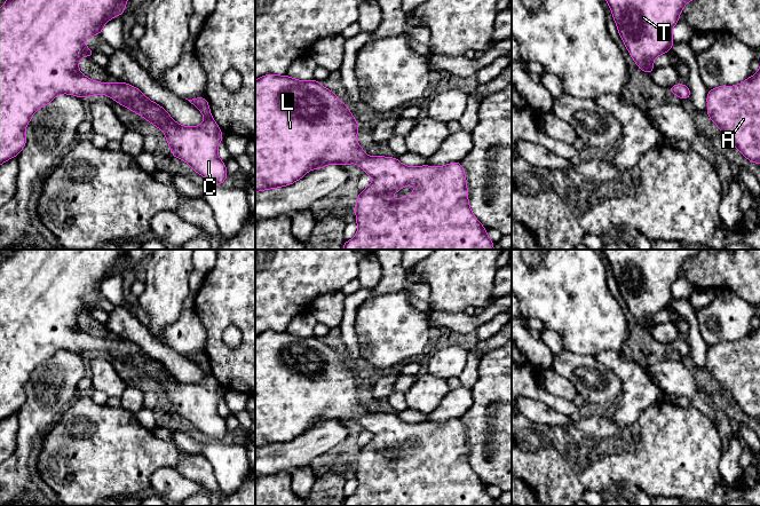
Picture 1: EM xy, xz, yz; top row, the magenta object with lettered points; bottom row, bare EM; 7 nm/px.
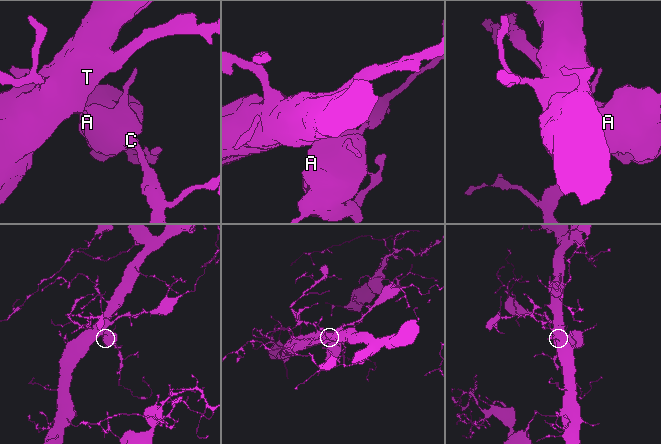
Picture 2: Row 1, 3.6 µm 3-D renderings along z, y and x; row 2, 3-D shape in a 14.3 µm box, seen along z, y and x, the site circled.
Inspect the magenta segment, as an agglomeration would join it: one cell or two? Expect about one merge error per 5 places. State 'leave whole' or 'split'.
leave whole

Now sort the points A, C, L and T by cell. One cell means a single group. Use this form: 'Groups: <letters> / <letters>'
Groups: A C L T

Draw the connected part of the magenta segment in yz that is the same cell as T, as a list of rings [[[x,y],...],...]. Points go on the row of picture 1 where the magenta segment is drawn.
[[[605,0],[612,11],[619,35],[638,68],[649,74],[655,70],[652,61],[672,49],[672,29],[679,22],[684,5],[691,0]]]

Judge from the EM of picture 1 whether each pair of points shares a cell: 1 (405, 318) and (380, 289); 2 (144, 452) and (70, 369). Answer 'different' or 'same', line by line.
1: different
2: different

